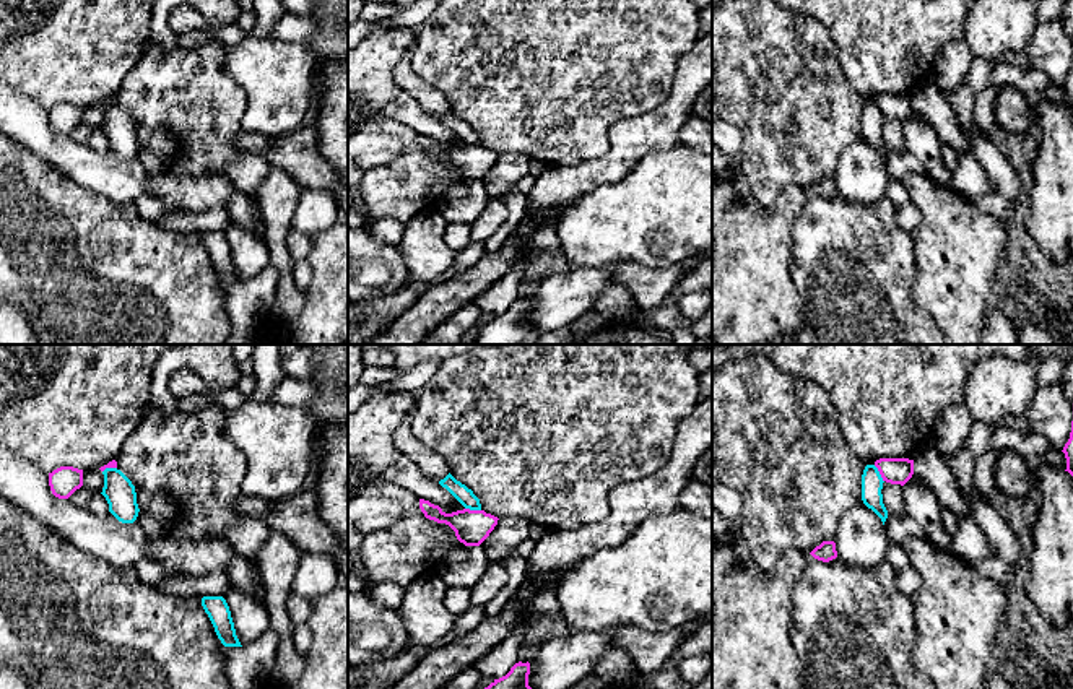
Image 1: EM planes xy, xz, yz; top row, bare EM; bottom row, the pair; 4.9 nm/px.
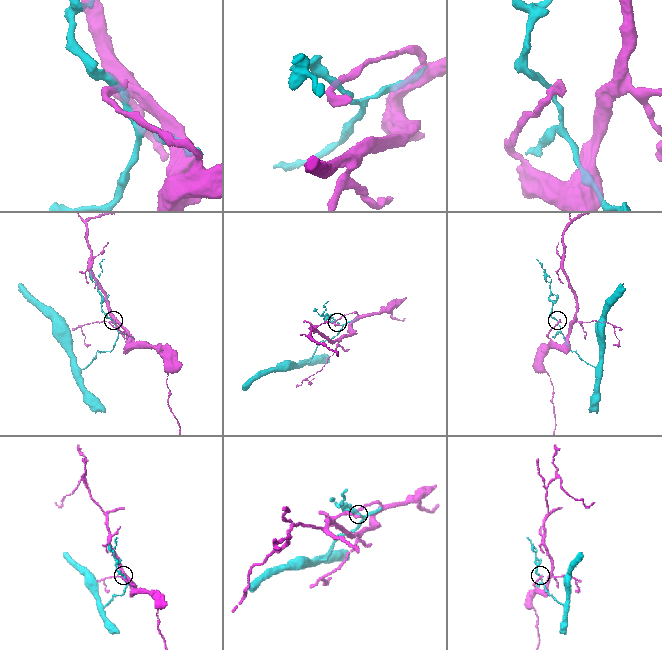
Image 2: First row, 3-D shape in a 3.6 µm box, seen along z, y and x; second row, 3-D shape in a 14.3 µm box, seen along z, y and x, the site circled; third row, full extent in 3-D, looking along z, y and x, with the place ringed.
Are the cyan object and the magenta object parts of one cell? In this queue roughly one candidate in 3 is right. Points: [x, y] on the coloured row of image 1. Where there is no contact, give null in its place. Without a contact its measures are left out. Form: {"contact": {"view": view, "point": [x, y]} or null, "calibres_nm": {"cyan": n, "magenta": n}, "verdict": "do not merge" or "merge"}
{"contact": {"view": "yz", "point": [878, 473]}, "calibres_nm": {"cyan": 110, "magenta": 130}, "verdict": "do not merge"}

